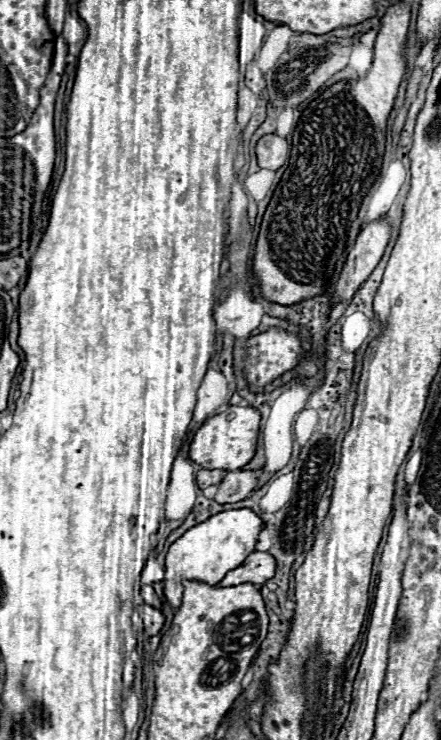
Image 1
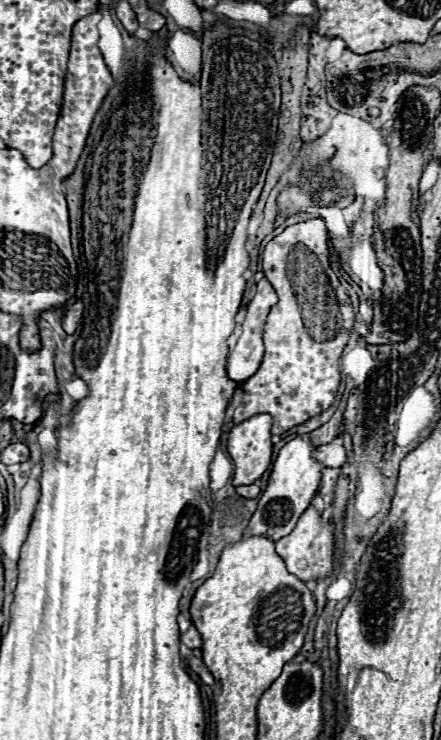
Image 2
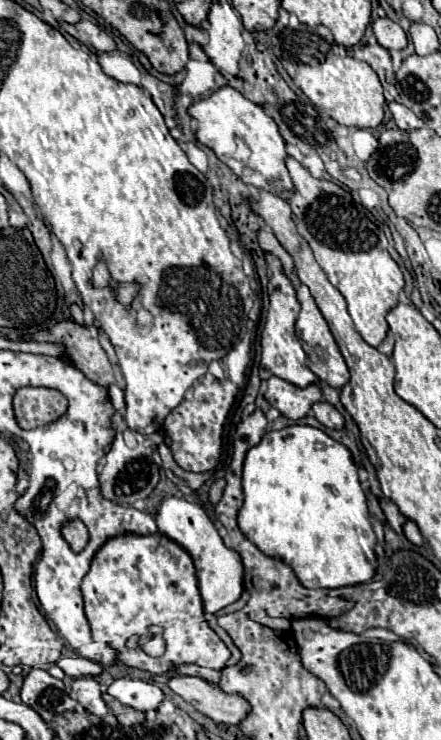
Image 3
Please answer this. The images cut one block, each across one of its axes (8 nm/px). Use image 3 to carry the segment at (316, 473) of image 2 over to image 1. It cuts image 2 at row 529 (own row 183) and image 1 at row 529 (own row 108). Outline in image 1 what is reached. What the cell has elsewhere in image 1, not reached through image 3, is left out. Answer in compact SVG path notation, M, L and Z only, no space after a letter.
M250 508L224 510L216 516L210 516L206 522L186 530L166 554L166 578L164 578L164 596L172 608L178 608L182 602L182 582L200 580L218 584L224 574L238 568L258 544L258 536L264 528L264 520Z

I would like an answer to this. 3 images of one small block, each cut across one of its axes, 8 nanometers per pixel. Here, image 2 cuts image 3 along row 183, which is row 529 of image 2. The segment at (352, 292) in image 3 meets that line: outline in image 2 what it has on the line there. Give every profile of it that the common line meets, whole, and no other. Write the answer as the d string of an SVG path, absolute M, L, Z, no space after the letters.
M310 506L298 520L296 528L284 536L282 540L276 542L276 552L284 560L286 568L290 574L298 576L300 580L318 580L326 578L332 574L334 564L332 564L332 552L334 552L334 524L320 522L320 514Z

